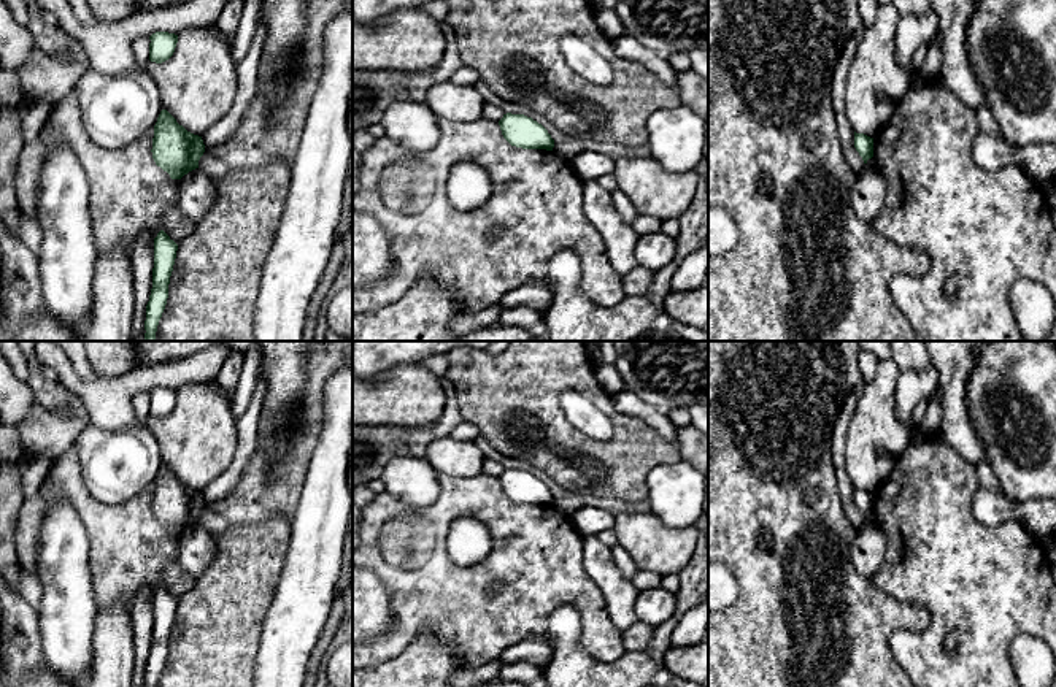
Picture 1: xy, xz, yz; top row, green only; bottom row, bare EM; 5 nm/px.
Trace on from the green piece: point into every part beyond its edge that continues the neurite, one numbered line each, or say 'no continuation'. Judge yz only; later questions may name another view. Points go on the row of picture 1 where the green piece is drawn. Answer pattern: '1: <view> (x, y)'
no continuation

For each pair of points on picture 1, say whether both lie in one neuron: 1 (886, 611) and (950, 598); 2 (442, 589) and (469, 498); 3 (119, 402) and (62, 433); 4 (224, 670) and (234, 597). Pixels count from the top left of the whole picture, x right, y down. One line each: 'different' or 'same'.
1: different
2: same
3: different
4: same

